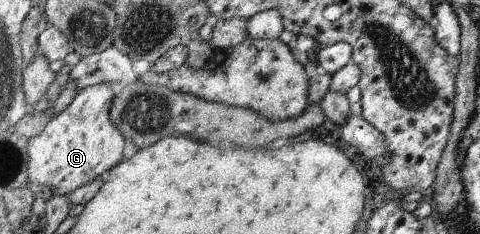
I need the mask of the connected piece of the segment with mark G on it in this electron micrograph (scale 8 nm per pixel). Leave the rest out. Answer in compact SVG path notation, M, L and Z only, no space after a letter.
M100 84L80 91L75 100L62 113L49 121L39 136L31 139L28 148L30 155L28 188L36 198L48 201L58 195L71 195L77 189L97 180L106 171L112 172L117 165L126 160L124 151L127 151L128 138L117 126L111 114L111 107L118 91L119 88L114 84Z

